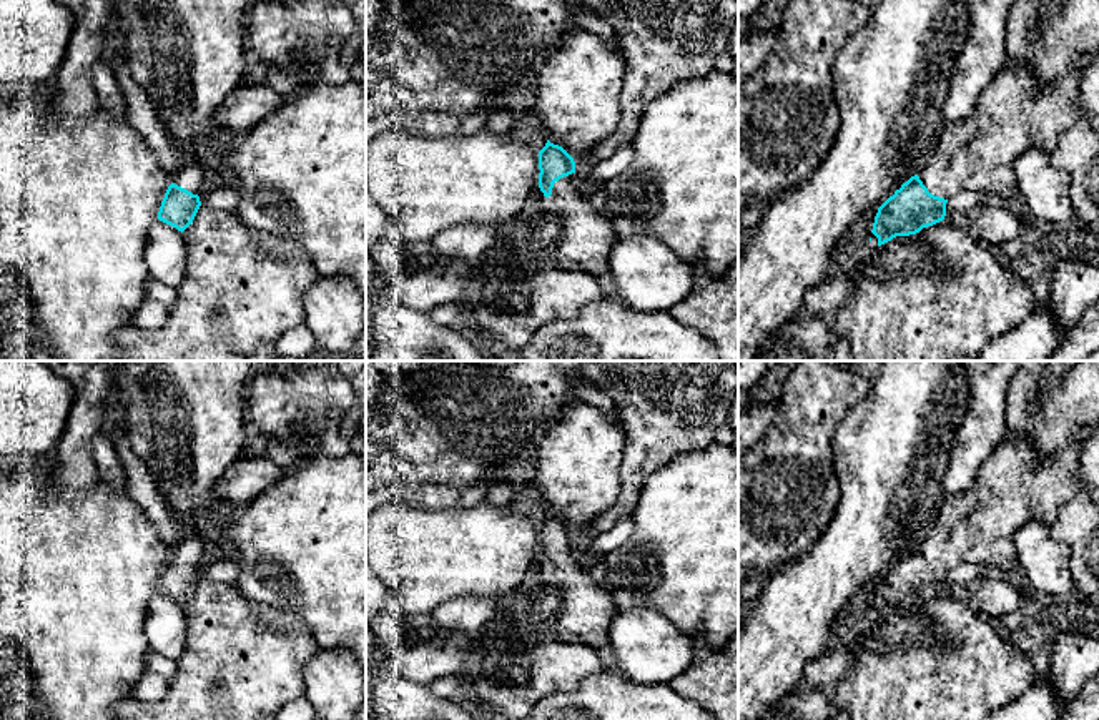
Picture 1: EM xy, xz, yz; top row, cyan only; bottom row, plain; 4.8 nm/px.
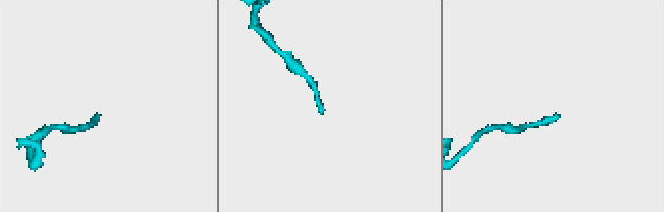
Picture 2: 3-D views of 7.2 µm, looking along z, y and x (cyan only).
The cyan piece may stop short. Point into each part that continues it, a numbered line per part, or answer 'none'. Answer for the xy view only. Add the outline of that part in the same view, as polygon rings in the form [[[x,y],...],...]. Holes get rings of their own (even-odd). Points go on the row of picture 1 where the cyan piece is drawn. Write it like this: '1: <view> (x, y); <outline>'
1: xy (197, 173); [[[183,156],[180,170],[171,176],[171,183],[201,196],[214,180],[214,158]]]

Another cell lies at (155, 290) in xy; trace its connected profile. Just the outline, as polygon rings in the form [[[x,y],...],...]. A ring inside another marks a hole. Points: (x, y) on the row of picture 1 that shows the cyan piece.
[[[150,278],[145,286],[146,298],[156,299],[166,308],[170,308],[178,296],[178,289],[171,288],[158,279]]]

